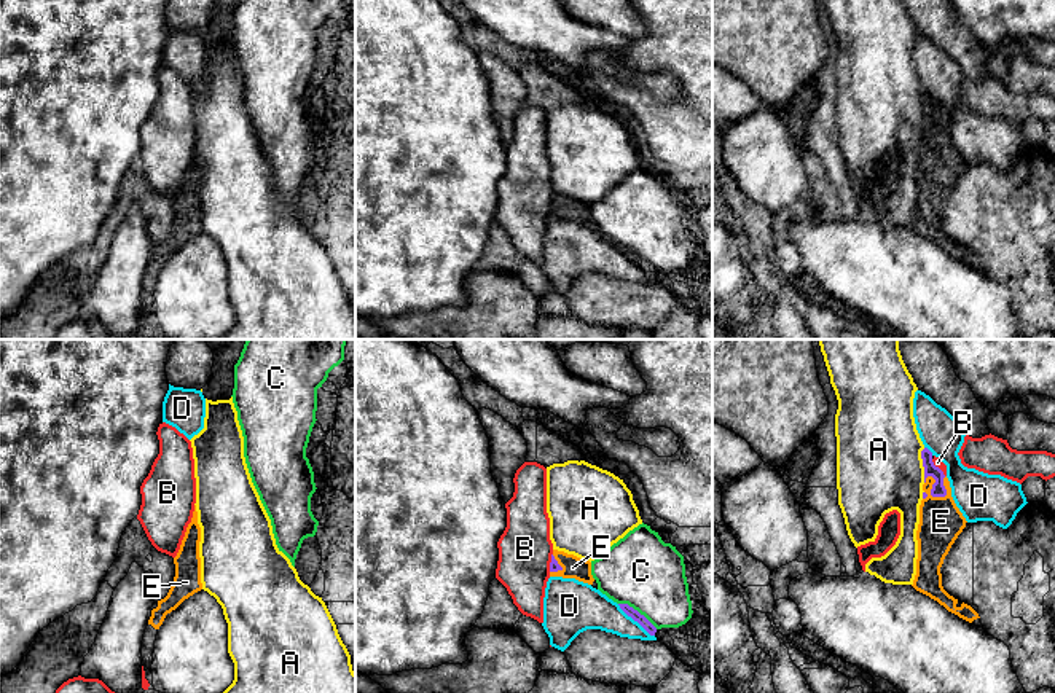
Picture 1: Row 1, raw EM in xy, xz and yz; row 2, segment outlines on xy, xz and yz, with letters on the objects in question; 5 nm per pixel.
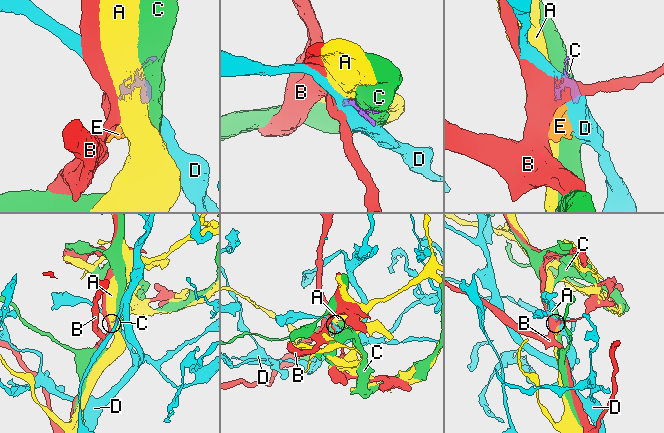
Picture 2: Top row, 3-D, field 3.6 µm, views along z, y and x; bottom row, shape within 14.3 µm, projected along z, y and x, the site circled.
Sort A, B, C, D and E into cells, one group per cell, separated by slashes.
A / B / C / D / E

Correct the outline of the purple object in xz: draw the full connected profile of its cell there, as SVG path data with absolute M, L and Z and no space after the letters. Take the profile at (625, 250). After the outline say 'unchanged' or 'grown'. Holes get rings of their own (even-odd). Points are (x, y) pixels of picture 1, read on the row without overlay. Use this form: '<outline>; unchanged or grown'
M618 247L620 252L631 260L634 264L637 264L650 279L655 279L657 271L644 260L641 258L637 253L634 253L633 250L629 250L628 247Z; unchanged

